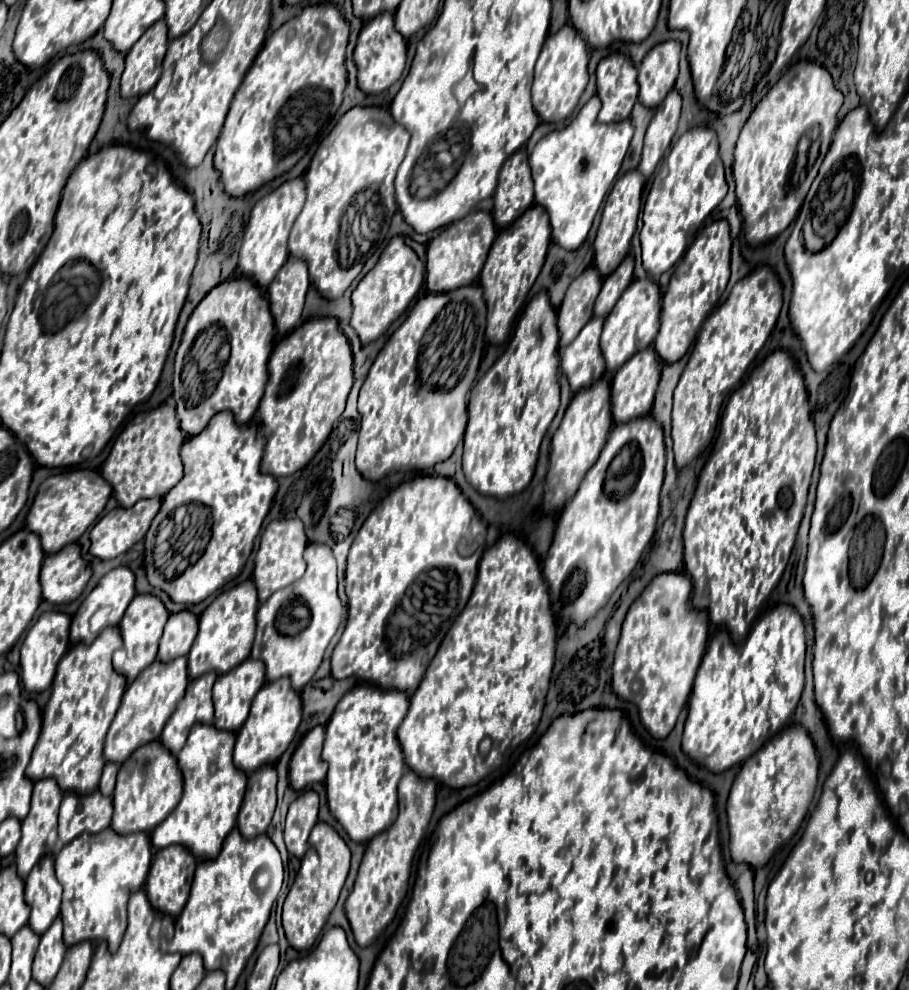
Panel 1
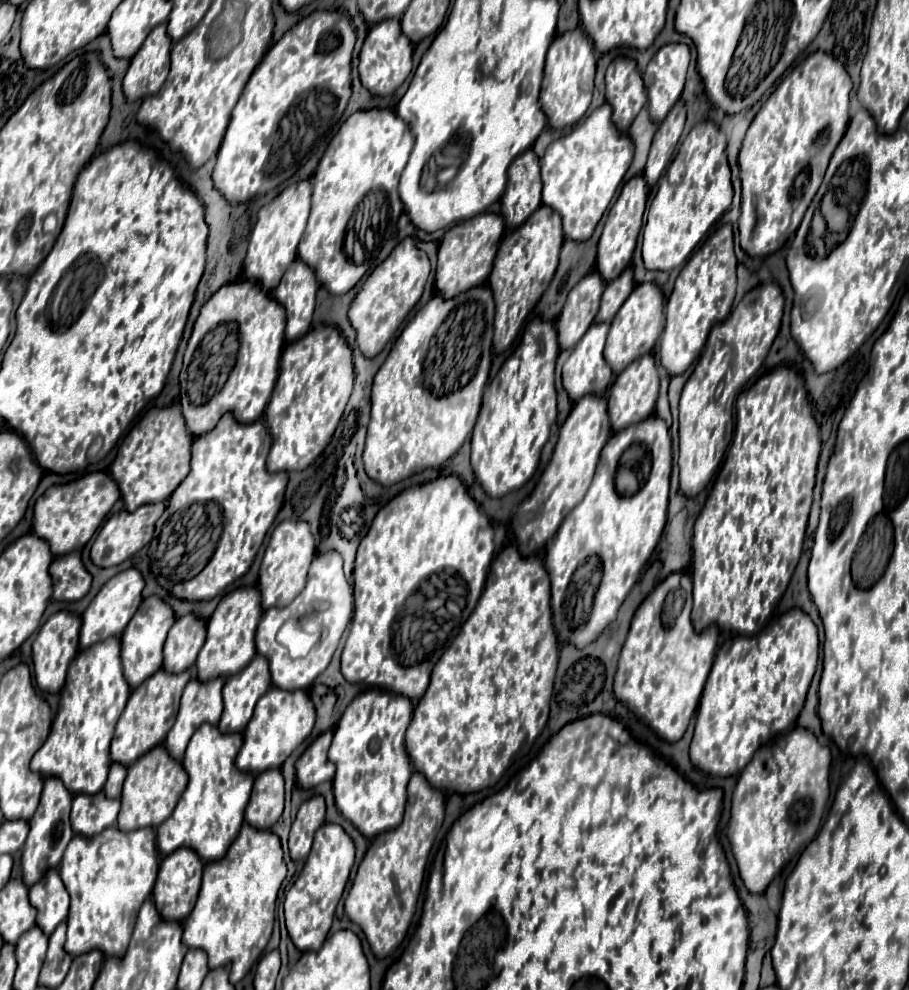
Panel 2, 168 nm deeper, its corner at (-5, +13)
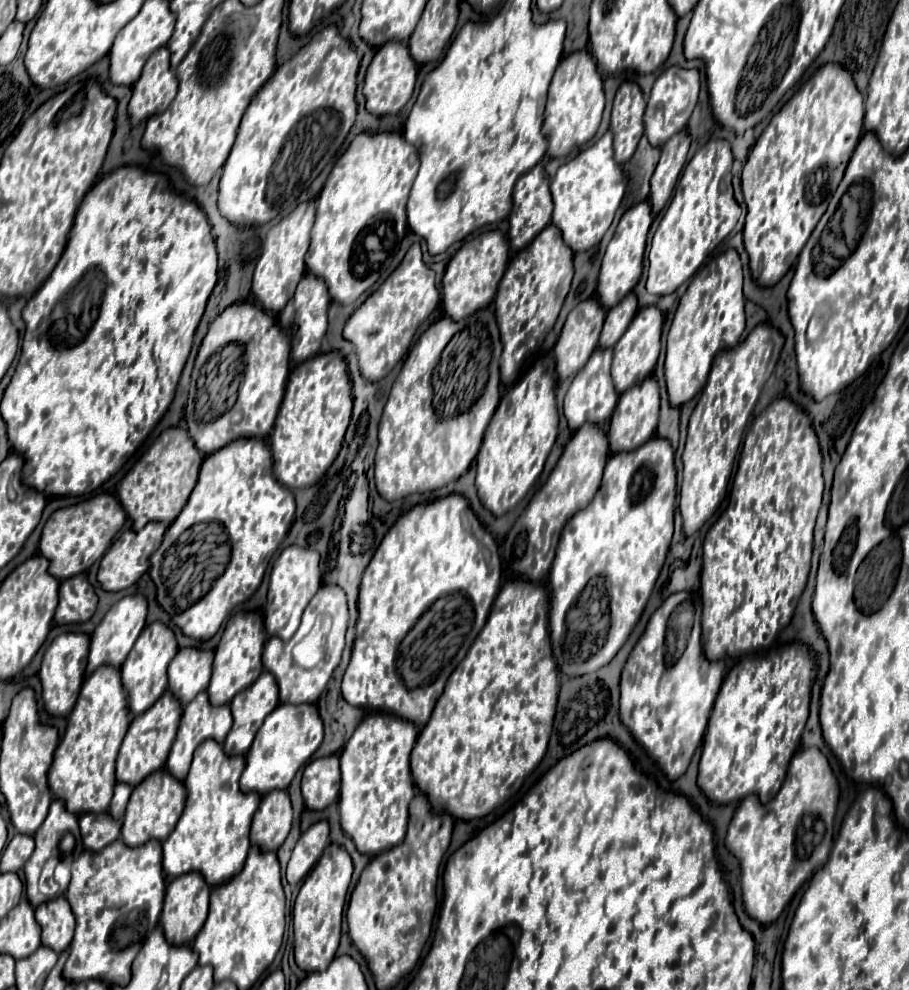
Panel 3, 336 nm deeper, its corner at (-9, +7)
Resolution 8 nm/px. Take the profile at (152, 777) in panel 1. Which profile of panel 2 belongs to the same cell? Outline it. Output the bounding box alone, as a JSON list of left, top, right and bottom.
[118,745,188,831]

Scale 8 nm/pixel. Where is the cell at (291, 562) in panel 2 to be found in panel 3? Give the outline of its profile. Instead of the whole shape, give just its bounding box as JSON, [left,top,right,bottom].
[264,545,322,641]

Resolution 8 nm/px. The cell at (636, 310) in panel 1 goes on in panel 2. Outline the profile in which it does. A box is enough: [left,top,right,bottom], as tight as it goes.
[604,283,664,375]

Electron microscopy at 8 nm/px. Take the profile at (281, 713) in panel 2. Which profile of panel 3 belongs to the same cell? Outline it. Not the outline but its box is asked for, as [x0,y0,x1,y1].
[240,703,324,795]

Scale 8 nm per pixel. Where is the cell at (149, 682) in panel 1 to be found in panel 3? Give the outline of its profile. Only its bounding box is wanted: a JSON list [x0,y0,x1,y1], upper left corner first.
[116,691,182,787]

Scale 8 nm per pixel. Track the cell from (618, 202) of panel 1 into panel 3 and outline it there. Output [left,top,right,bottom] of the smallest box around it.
[596,201,654,307]

